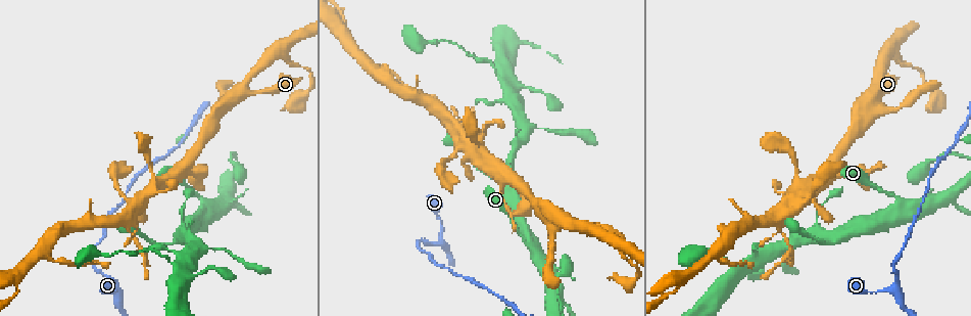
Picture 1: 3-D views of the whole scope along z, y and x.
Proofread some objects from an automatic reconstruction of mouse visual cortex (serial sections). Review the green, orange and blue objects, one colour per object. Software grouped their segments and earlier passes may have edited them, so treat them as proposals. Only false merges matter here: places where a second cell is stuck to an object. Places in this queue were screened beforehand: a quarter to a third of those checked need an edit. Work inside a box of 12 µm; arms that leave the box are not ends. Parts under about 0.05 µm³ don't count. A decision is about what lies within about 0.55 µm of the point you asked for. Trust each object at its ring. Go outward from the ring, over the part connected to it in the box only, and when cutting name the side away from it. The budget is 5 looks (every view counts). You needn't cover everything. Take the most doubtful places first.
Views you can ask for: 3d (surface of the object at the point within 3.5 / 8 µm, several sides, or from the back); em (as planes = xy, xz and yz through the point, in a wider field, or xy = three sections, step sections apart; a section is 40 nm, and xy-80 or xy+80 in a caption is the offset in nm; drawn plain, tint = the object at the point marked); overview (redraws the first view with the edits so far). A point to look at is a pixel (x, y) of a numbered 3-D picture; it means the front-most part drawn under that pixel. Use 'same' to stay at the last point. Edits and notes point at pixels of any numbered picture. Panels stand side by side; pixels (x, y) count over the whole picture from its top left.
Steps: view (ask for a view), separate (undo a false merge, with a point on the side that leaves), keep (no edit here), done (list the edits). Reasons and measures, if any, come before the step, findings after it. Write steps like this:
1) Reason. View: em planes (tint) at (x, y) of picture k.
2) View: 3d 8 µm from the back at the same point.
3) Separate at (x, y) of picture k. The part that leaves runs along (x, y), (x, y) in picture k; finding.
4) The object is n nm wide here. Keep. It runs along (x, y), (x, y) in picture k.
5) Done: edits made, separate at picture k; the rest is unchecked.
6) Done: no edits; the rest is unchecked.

A narrow waist. View: 3d 3.5 µm at (878, 90) of picture 1.

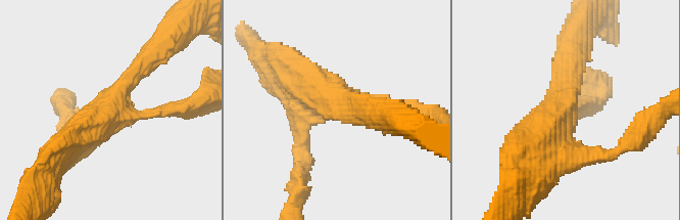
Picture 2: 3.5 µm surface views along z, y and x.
3 arms meet here; the arms are 200, 300, 500 nm wide; now the EM. View: em xy step 2 (tint) at (114, 111) of picture 2.

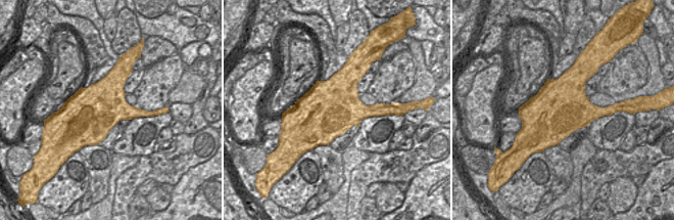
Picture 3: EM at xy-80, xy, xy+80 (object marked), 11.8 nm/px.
Keep. It runs along (182, 108), (109, 112), (62, 149) in picture 2; all the same cell.

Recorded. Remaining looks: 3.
Two arms in line, one across. View: 3d 8 µm at (778, 221) of picture 1.

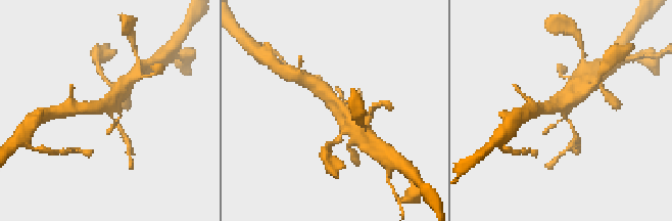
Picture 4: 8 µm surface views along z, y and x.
View: em xy step 3 (tint) at (109, 105) of picture 4.

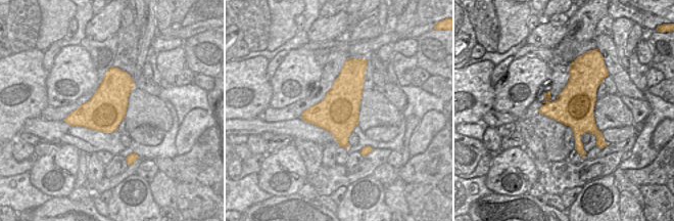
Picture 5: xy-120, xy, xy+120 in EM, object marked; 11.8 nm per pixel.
Separate at (576, 139) of picture 4. The part that leaves runs along (566, 118), (576, 139), (565, 151) in picture 4; a second cell is stuck on.

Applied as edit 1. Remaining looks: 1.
Done: edits made, separate at picture 4; the rest is unchecked.

